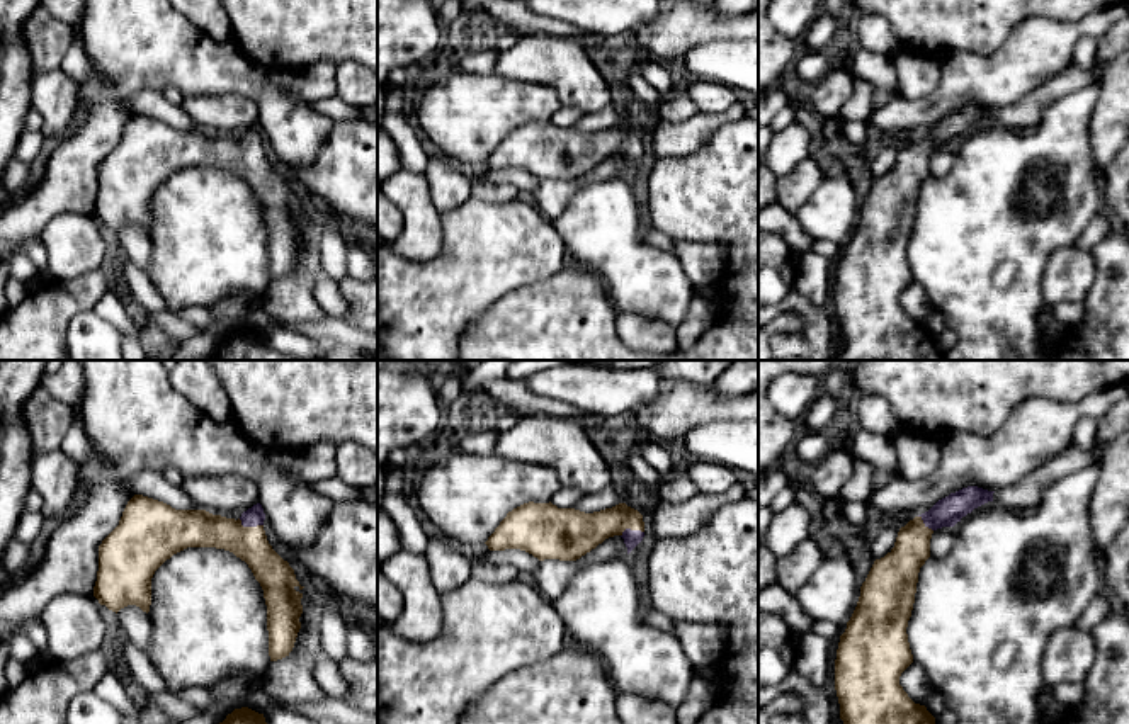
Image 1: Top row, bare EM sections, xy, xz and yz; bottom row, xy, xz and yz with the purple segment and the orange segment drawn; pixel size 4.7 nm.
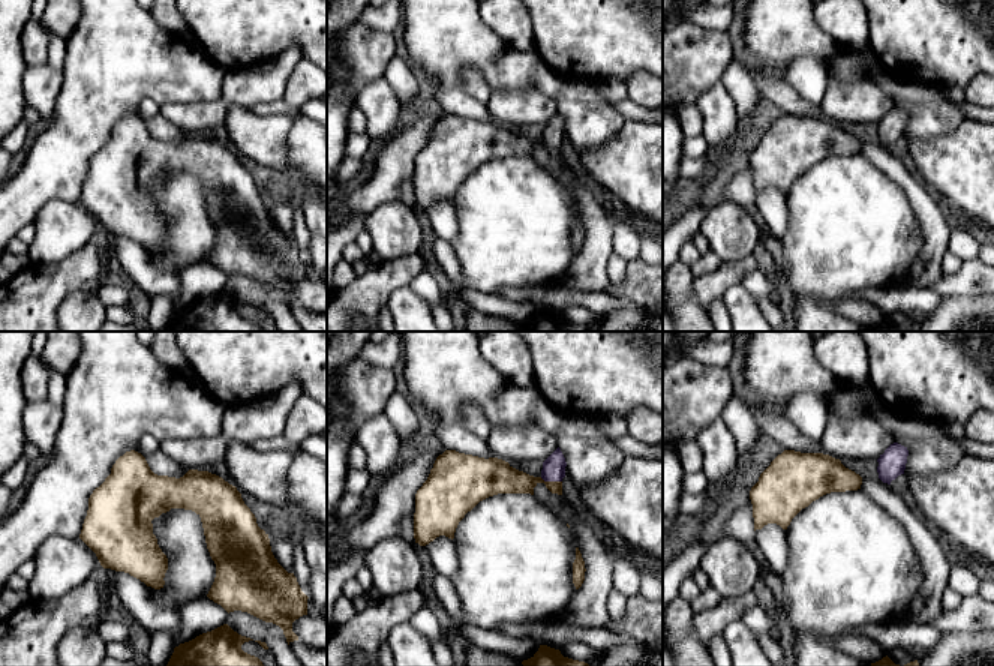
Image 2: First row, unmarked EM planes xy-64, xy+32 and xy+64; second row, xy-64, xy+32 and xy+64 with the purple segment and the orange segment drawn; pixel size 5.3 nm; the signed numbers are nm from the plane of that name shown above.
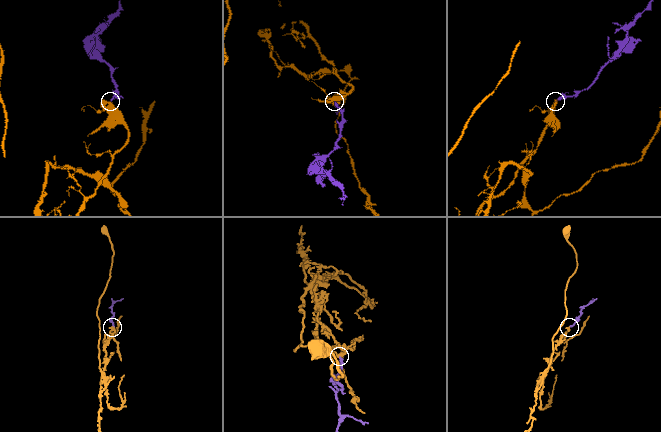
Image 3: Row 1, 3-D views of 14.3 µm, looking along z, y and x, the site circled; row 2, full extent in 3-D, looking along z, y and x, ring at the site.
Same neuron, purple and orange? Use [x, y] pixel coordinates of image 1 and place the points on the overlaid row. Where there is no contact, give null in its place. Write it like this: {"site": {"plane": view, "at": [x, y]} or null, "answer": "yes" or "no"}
{"site": {"plane": "xy", "at": [250, 526]}, "answer": "yes"}

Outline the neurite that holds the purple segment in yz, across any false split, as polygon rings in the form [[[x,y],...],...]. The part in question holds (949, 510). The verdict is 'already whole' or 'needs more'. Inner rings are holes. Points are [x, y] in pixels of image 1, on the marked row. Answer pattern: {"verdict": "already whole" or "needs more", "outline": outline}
{"verdict": "needs more", "outline": [[[967,486],[939,500],[928,512],[901,527],[894,547],[874,561],[837,649],[835,690],[843,724],[935,724],[927,707],[915,704],[899,685],[901,673],[913,663],[906,627],[915,603],[918,573],[930,557],[932,534],[942,527],[954,527],[974,508],[993,501],[993,493]]]}

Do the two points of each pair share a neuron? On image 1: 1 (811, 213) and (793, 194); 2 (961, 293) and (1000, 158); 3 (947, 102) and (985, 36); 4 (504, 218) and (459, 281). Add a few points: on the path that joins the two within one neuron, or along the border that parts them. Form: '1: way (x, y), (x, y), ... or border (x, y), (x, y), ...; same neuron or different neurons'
1: border (823, 175), (810, 197), (794, 213); different neurons
2: way (980, 259), (981, 235), (1000, 213), (1000, 192); same neuron
3: border (1010, 36), (988, 55), (951, 51), (942, 58); different neurons
4: way (504, 233), (475, 265); same neuron

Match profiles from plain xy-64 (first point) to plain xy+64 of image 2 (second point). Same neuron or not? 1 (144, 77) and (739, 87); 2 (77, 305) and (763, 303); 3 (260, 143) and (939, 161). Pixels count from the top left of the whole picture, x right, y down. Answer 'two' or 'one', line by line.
1: two
2: two
3: two

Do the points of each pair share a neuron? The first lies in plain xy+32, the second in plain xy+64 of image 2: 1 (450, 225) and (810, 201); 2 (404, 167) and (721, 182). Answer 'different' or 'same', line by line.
1: different
2: same

